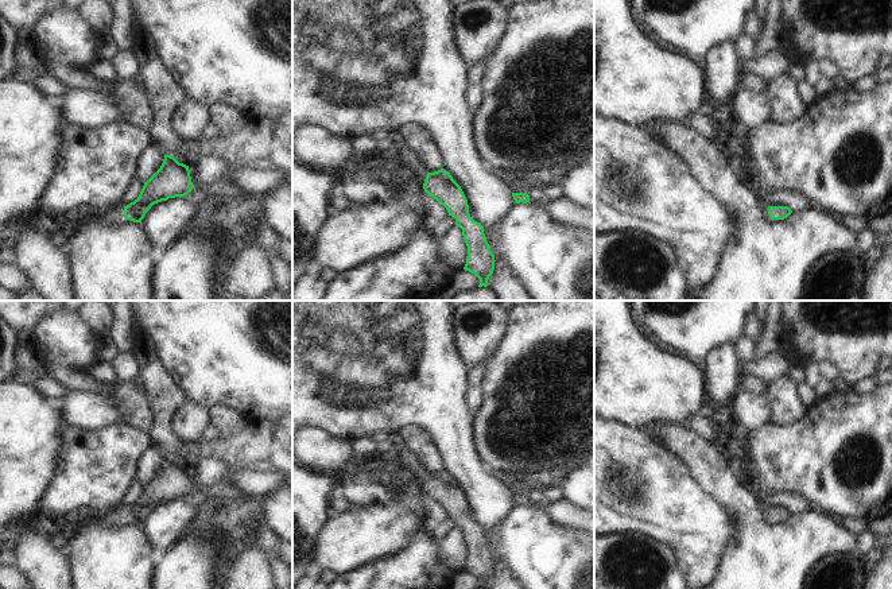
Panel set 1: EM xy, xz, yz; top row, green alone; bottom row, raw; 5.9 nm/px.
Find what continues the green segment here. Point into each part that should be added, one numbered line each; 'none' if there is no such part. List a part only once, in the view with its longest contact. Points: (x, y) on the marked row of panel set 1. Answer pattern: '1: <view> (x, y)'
1: xy (113, 214)

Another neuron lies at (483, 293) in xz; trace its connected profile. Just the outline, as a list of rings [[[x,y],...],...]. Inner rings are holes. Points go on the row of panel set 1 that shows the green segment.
[[[476,287],[455,294],[450,301],[497,301],[488,287]]]

